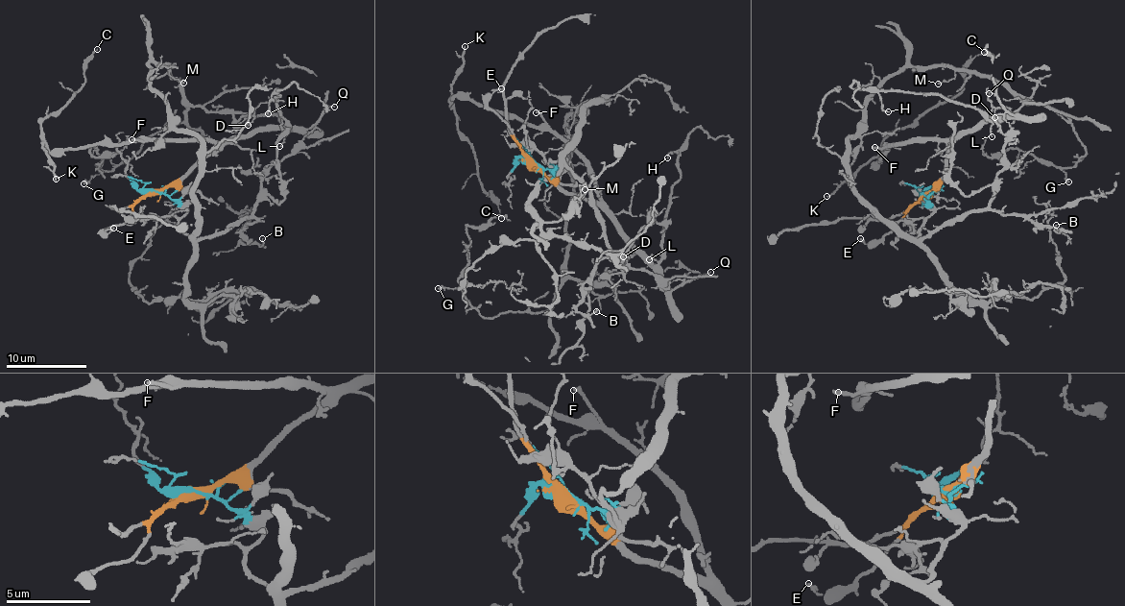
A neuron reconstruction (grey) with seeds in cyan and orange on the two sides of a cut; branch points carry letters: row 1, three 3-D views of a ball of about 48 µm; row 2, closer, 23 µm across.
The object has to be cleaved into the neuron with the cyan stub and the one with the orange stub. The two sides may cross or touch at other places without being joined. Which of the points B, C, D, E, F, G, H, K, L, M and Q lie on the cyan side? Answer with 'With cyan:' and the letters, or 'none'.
With cyan: B, D, G, M

